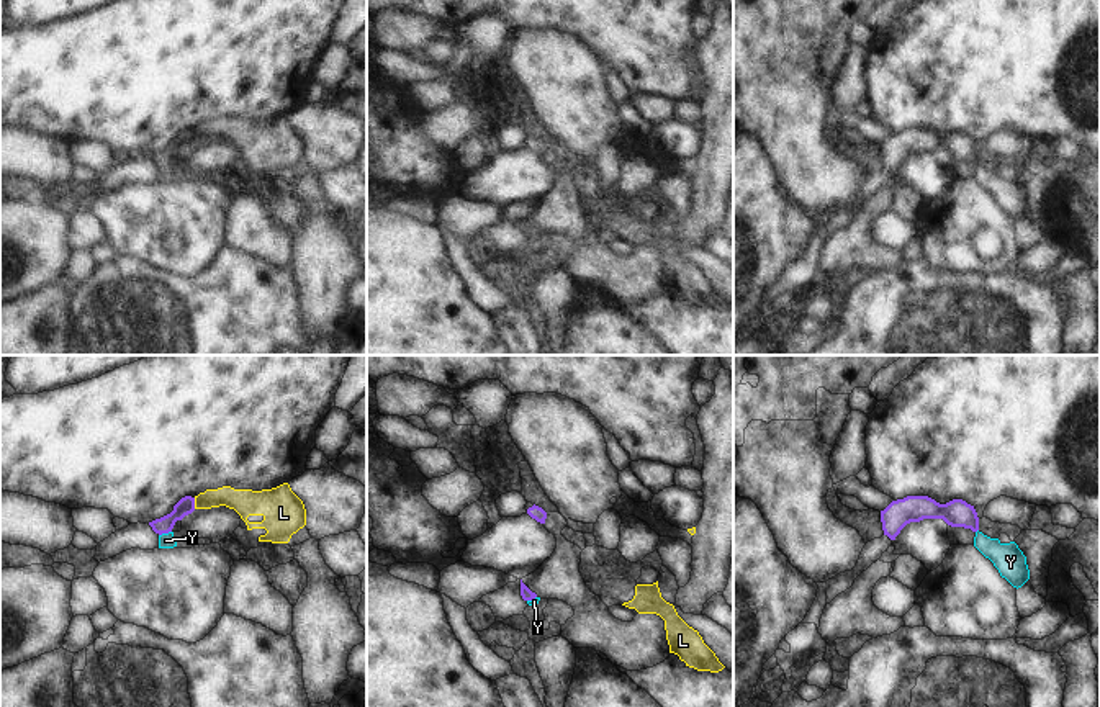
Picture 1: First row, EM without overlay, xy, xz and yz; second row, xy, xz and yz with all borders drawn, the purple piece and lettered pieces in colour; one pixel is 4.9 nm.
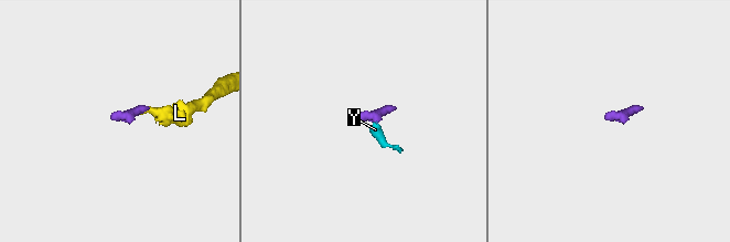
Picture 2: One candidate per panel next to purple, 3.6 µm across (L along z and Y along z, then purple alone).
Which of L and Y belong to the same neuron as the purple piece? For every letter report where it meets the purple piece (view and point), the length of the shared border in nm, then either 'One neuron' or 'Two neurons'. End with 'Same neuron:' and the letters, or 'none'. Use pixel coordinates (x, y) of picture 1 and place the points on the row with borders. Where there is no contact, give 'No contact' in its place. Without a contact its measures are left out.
L: Touches purple at xy (193, 503). Shared border 60 nm. Two neurons
Y: Touches purple at xy (164, 532). Shared border 70 nm. One neuron
Same neuron: Y.

